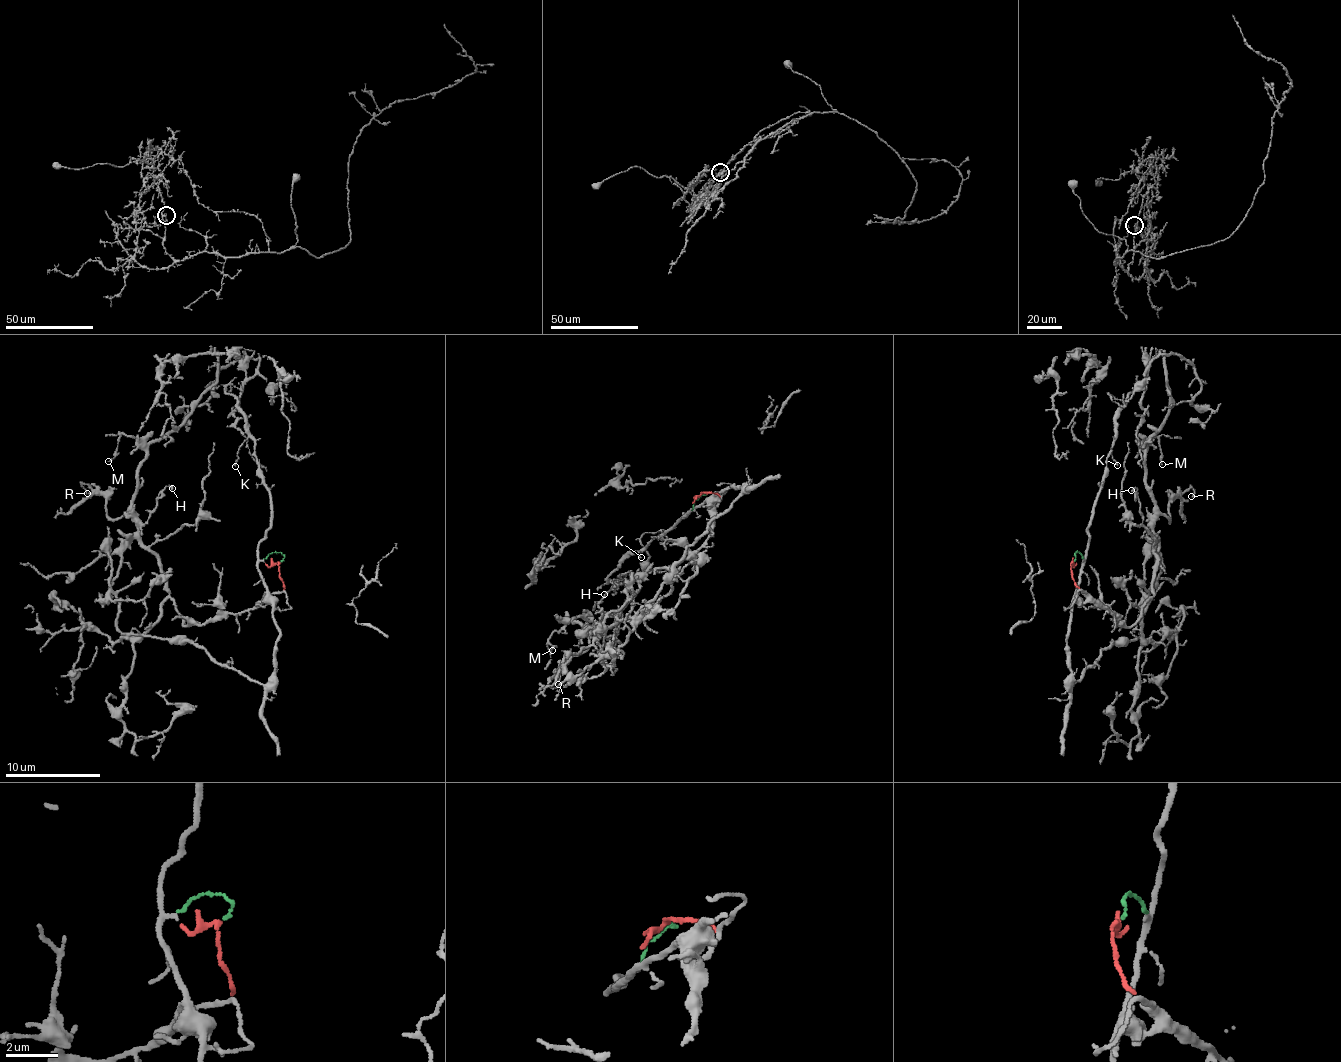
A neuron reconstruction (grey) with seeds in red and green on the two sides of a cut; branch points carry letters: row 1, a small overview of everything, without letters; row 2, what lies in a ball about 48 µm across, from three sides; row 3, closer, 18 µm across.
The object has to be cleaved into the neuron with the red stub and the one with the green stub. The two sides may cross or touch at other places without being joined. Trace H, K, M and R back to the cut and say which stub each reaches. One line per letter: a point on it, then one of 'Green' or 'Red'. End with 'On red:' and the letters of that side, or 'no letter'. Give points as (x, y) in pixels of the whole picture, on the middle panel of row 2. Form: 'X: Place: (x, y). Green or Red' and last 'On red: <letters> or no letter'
H: Place: (604, 594). Red
K: Place: (641, 557). Green
M: Place: (552, 650). Red
R: Place: (558, 684). Red
On red: H, M, R

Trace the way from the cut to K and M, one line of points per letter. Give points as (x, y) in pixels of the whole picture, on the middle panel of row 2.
K: (704, 495), (698, 498), (687, 514), (682, 517), (684, 514), (639, 551), (635, 550), (641, 556)
M: (702, 493), (719, 499), (711, 533), (669, 592), (609, 626), (570, 620), (551, 650)

